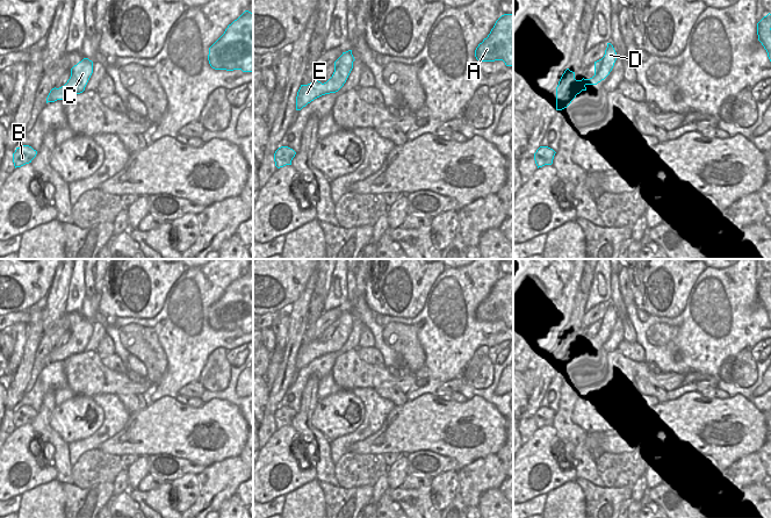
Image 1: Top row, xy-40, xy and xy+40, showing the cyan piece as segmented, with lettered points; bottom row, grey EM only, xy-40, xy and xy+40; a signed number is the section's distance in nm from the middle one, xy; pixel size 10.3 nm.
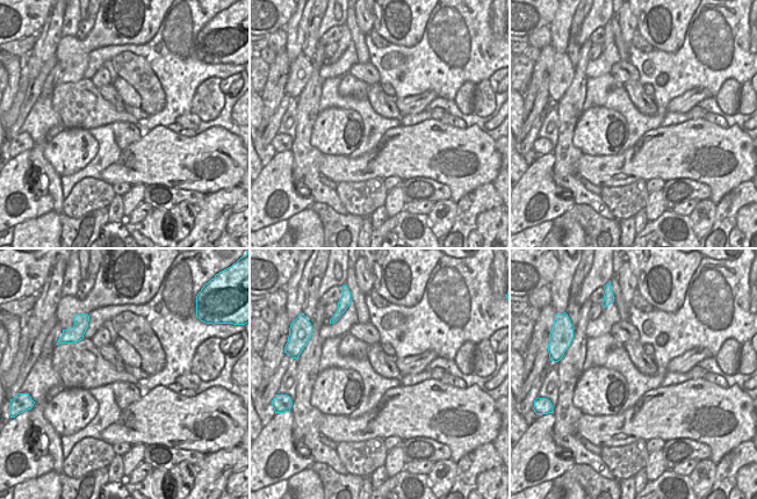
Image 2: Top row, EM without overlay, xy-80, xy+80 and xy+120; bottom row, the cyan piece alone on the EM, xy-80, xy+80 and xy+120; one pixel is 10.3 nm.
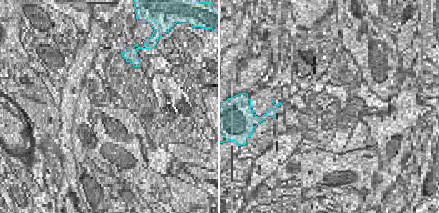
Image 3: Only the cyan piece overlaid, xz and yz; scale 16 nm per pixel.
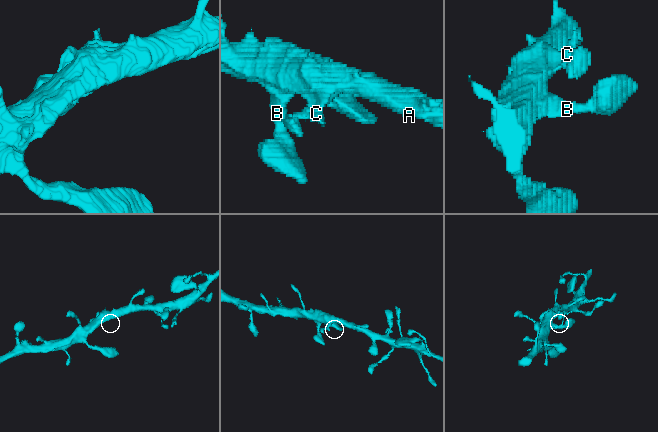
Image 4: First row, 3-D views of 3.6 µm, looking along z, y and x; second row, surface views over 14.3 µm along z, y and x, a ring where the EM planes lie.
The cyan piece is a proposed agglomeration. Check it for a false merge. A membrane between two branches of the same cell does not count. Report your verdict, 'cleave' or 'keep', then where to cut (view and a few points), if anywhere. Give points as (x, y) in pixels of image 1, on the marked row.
keep | no cut

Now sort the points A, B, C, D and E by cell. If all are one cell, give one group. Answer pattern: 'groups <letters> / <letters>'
groups A B C D E

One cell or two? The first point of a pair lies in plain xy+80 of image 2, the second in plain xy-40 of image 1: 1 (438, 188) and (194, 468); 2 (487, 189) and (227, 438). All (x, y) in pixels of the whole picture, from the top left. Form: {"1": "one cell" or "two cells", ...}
{"1": "one cell", "2": "two cells"}

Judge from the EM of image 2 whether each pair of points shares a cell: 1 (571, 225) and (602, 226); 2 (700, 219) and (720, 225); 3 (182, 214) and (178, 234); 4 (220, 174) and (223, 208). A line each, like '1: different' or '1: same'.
1: different
2: different
3: same
4: different

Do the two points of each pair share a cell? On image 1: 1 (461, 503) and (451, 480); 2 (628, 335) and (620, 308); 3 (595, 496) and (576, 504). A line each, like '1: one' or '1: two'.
1: two
2: one
3: two

